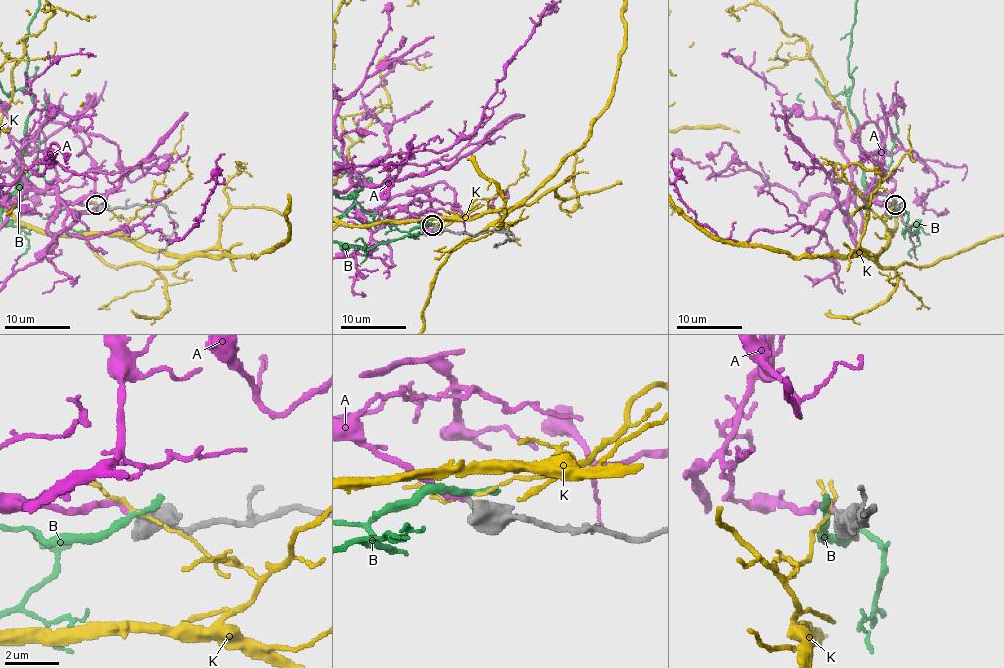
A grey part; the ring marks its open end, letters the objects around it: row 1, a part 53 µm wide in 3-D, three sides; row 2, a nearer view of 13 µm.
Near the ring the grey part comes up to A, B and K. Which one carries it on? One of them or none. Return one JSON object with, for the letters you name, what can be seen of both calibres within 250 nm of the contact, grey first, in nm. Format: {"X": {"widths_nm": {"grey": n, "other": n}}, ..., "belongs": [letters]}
{"A": {"widths_nm": {"grey": 420, "other": 240}}, "belongs": ["A"]}

